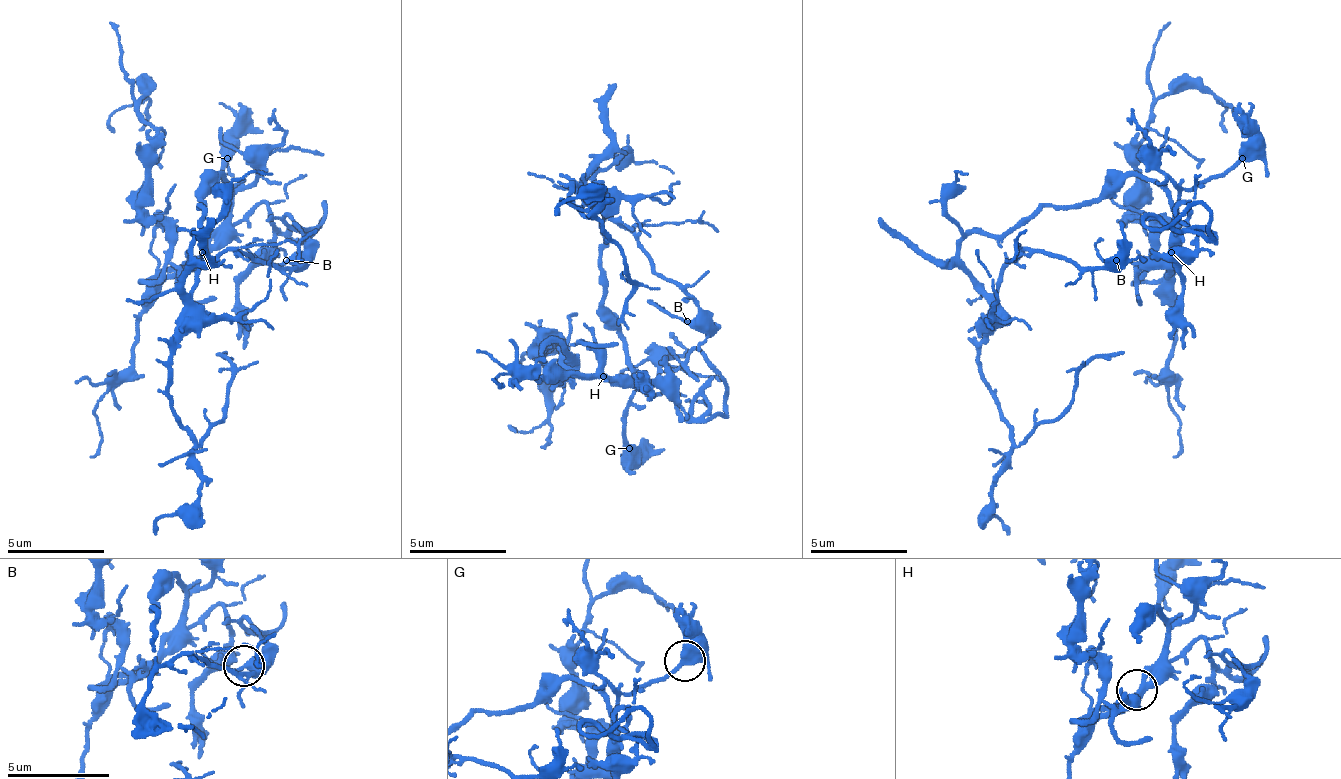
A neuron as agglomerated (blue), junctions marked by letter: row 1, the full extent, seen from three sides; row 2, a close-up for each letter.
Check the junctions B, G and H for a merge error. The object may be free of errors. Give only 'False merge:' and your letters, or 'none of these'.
False merge: H

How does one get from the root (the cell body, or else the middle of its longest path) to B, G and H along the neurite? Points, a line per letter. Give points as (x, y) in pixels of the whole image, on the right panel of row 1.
B: (1101, 192), (1072, 207), (1038, 207), (1004, 241), (1004, 255), (1116, 260)
G: (1101, 192), (1116, 192), (1130, 177), (1150, 177), (1174, 202), (1213, 177), (1223, 177), (1242, 158)
H: (1101, 192), (1116, 192), (1130, 177), (1150, 177), (1164, 192), (1169, 211), (1174, 216), (1174, 246), (1169, 250)

